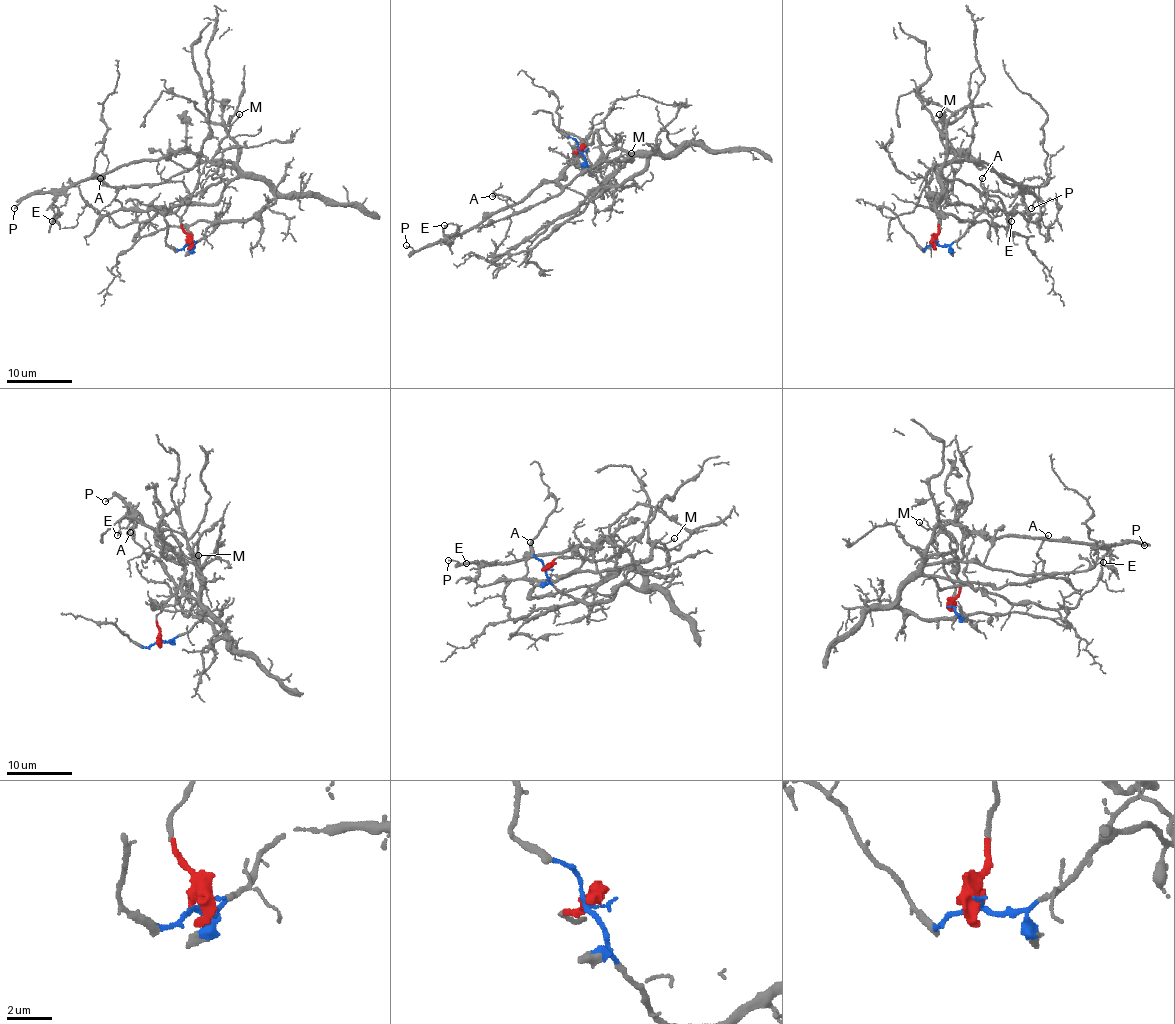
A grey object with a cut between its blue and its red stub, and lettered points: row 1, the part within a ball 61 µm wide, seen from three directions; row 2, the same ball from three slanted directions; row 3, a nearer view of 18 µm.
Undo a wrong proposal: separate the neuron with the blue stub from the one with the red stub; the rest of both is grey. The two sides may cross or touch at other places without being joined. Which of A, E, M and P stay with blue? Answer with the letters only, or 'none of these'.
A, M

